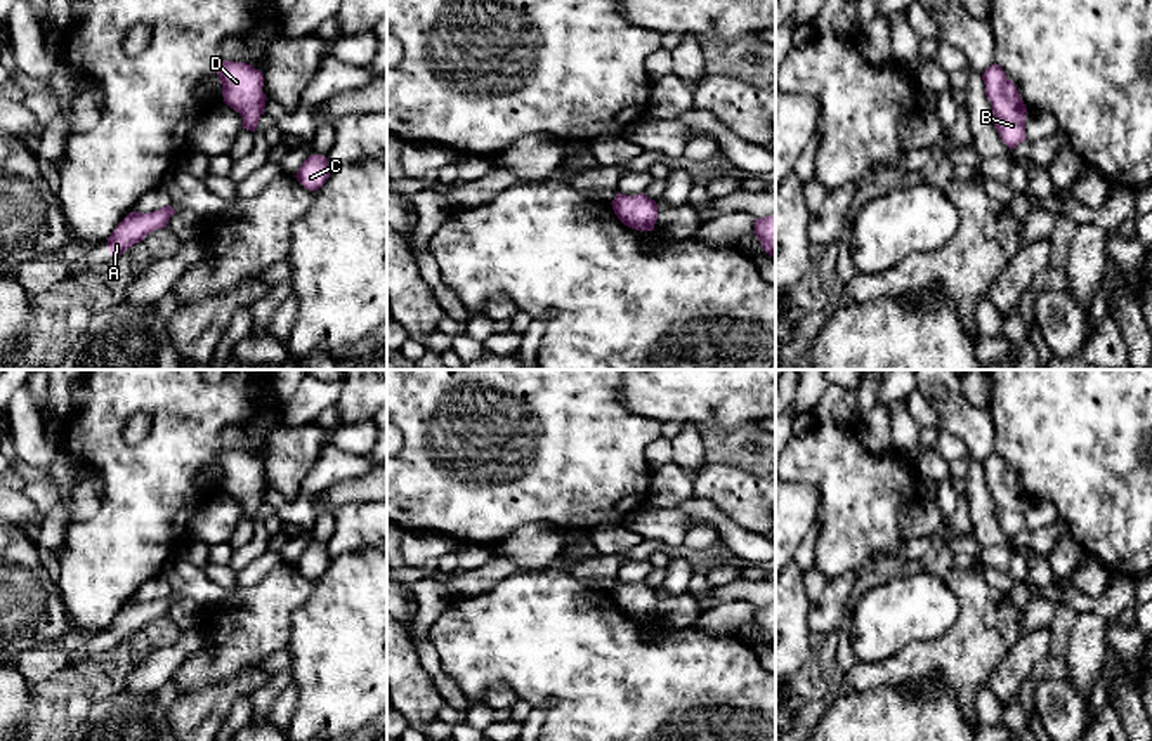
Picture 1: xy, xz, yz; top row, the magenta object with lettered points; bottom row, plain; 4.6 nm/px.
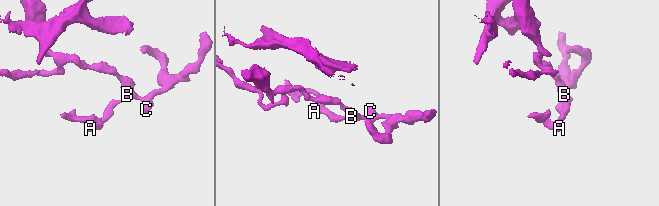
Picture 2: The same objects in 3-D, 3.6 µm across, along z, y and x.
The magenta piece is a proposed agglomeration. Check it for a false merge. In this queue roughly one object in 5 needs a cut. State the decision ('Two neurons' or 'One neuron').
One neuron

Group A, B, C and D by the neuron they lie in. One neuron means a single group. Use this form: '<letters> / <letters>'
A B C D

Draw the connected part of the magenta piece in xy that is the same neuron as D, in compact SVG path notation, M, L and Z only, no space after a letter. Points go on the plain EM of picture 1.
M222 449L217 455L222 486L243 505L243 517L255 521L265 496L264 463L246 451Z

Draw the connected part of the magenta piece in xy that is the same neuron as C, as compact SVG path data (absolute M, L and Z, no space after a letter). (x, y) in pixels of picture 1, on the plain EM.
M323 543L309 545L297 561L297 569L311 580L317 580L330 566L331 557Z

